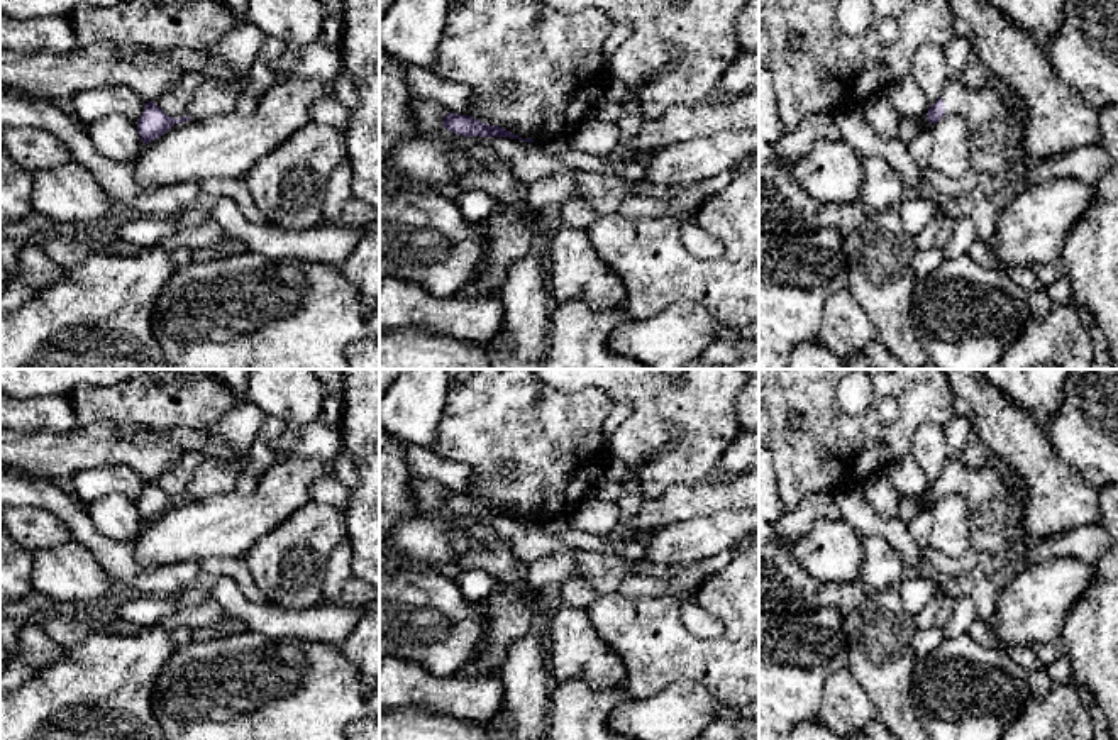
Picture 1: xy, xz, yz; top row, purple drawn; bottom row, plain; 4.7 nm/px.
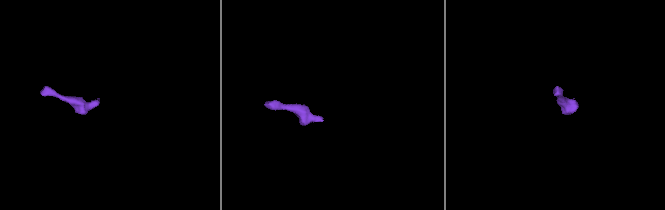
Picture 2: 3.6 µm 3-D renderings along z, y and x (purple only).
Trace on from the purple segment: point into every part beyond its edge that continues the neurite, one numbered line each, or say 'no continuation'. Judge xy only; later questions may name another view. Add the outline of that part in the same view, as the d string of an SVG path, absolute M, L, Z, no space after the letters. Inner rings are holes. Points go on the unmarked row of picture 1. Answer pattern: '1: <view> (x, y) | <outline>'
1: xy (210, 478) | M247 461L237 462L205 462L191 476L186 494L200 500L213 494L227 494L235 491L235 479L242 474Z

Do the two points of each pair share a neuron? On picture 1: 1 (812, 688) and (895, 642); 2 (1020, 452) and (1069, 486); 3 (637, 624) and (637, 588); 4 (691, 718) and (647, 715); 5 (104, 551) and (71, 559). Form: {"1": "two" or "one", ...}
{"1": "two", "2": "one", "3": "two", "4": "one", "5": "two"}

